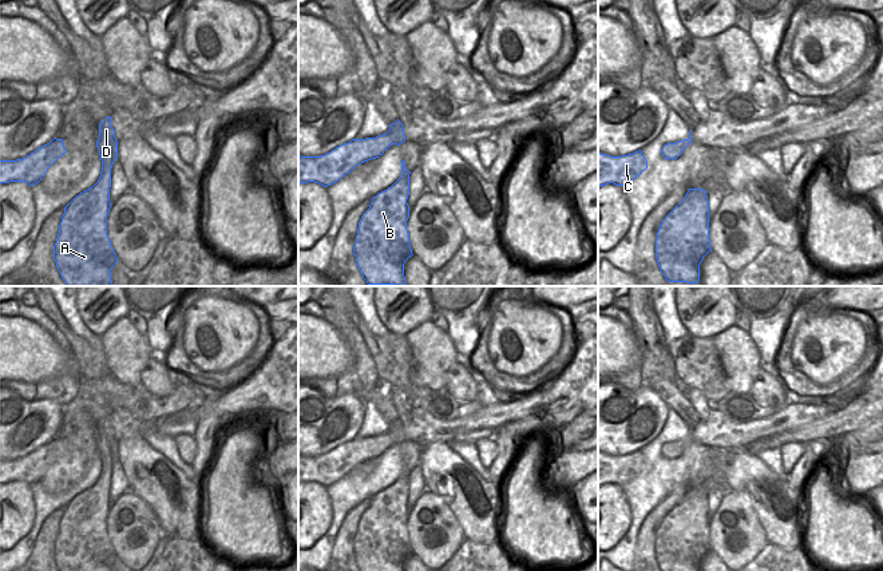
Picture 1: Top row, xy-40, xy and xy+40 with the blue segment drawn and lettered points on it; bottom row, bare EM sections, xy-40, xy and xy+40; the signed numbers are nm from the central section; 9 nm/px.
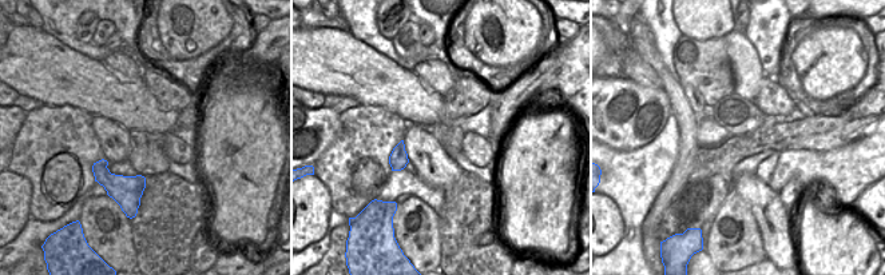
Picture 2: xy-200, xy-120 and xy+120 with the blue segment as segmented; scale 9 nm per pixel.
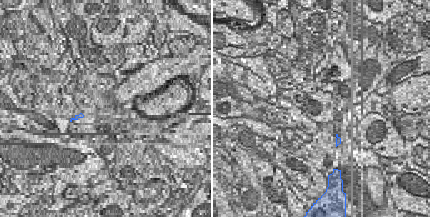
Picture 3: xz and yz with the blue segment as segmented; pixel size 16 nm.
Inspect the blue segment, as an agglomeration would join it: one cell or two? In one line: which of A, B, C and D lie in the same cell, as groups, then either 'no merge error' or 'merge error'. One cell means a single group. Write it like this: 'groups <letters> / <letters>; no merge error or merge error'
groups A B D / C; merge error

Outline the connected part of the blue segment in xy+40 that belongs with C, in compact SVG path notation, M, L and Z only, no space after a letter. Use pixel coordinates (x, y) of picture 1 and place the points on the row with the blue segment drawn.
M641 150L622 156L598 152L598 187L609 183L625 186L646 168L648 160Z

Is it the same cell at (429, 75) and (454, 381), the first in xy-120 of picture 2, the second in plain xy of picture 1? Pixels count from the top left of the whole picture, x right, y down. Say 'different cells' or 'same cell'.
same cell

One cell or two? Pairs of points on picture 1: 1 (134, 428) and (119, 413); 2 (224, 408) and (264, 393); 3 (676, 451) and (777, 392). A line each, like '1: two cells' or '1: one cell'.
1: one cell
2: one cell
3: two cells

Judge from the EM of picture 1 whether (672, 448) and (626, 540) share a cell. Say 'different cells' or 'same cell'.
different cells

